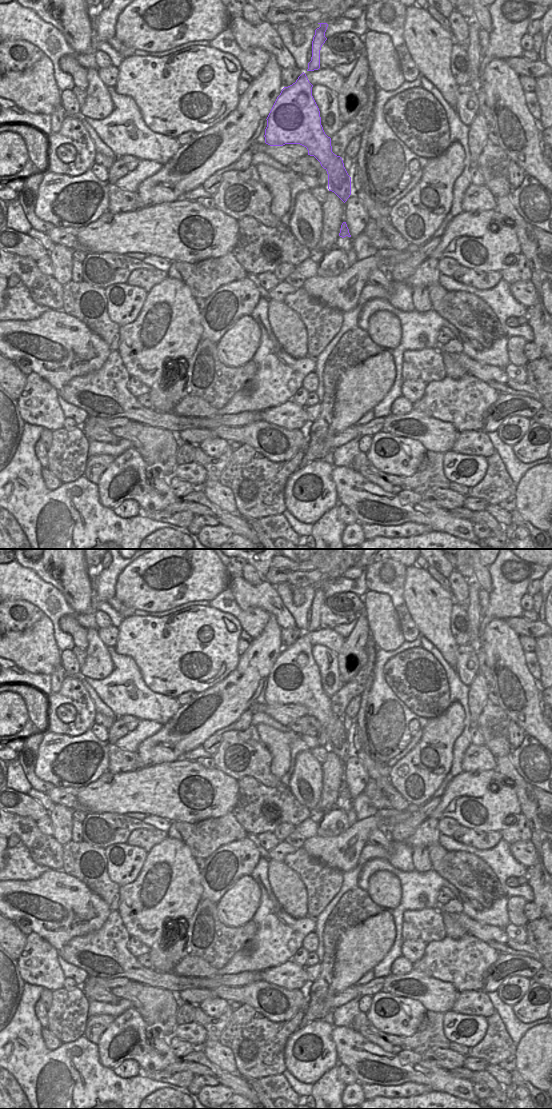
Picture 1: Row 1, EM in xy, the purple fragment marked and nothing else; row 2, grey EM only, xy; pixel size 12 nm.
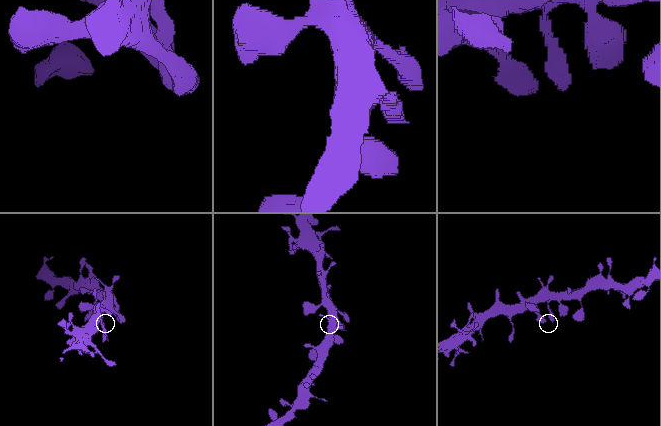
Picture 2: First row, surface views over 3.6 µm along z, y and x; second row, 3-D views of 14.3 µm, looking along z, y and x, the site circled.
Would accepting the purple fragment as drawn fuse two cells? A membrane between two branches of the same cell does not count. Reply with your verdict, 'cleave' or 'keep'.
keep

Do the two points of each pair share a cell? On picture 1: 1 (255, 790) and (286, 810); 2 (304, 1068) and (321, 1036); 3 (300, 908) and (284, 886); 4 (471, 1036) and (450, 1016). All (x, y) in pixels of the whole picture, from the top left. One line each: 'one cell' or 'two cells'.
1: one cell
2: one cell
3: one cell
4: one cell

